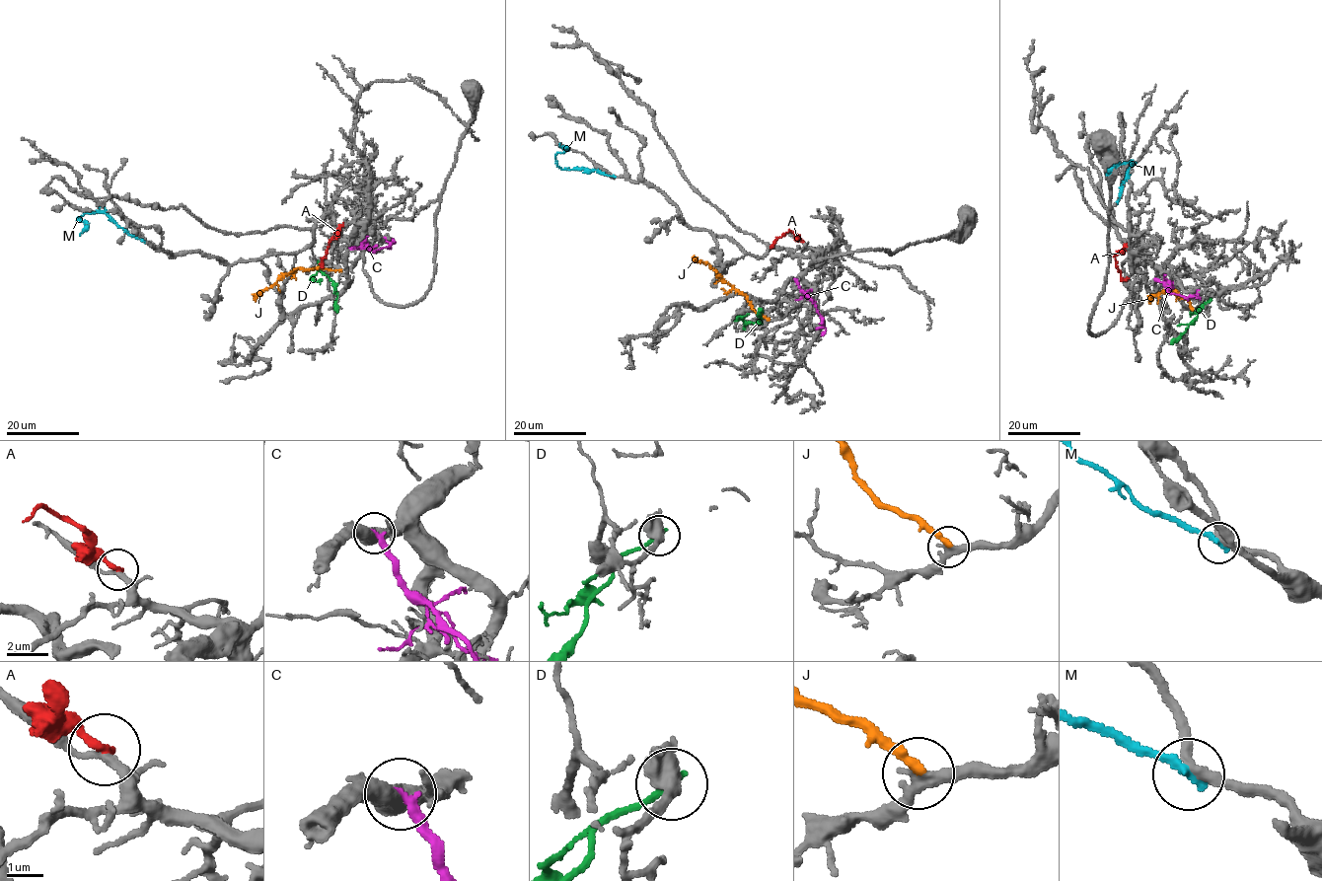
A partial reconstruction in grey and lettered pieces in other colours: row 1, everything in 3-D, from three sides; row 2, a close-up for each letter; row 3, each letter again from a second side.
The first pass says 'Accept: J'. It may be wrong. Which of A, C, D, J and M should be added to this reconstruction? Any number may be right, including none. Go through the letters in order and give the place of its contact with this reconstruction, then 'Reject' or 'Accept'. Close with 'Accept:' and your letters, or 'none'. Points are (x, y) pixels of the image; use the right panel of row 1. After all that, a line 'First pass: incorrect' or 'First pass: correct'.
A: Touches grey at (1126, 246). Reject
C: Touches grey at (1155, 279). Reject
D: Touches grey at (1211, 300). Reject
J: Touches grey at (1193, 309). Accept
M: Touches grey at (1117, 201). Reject
Accept: J
First pass: correct

